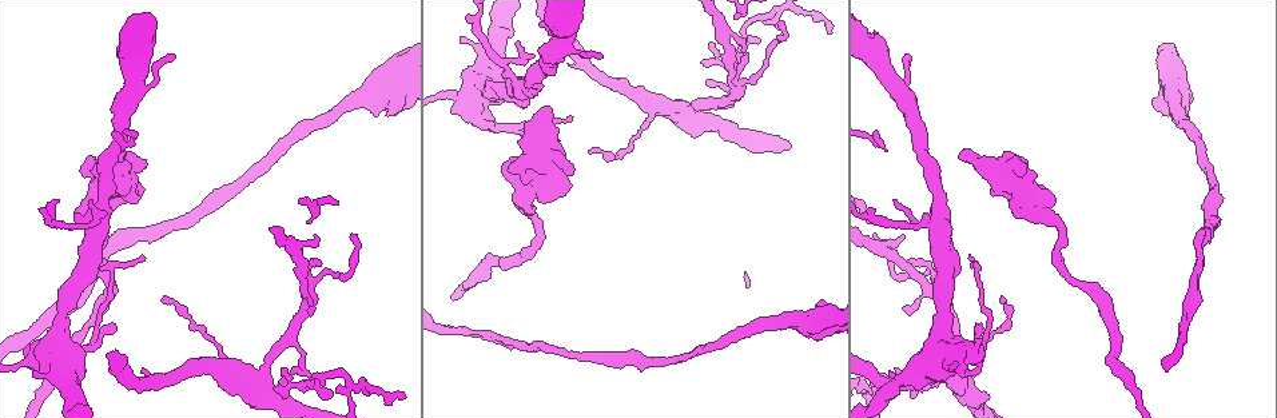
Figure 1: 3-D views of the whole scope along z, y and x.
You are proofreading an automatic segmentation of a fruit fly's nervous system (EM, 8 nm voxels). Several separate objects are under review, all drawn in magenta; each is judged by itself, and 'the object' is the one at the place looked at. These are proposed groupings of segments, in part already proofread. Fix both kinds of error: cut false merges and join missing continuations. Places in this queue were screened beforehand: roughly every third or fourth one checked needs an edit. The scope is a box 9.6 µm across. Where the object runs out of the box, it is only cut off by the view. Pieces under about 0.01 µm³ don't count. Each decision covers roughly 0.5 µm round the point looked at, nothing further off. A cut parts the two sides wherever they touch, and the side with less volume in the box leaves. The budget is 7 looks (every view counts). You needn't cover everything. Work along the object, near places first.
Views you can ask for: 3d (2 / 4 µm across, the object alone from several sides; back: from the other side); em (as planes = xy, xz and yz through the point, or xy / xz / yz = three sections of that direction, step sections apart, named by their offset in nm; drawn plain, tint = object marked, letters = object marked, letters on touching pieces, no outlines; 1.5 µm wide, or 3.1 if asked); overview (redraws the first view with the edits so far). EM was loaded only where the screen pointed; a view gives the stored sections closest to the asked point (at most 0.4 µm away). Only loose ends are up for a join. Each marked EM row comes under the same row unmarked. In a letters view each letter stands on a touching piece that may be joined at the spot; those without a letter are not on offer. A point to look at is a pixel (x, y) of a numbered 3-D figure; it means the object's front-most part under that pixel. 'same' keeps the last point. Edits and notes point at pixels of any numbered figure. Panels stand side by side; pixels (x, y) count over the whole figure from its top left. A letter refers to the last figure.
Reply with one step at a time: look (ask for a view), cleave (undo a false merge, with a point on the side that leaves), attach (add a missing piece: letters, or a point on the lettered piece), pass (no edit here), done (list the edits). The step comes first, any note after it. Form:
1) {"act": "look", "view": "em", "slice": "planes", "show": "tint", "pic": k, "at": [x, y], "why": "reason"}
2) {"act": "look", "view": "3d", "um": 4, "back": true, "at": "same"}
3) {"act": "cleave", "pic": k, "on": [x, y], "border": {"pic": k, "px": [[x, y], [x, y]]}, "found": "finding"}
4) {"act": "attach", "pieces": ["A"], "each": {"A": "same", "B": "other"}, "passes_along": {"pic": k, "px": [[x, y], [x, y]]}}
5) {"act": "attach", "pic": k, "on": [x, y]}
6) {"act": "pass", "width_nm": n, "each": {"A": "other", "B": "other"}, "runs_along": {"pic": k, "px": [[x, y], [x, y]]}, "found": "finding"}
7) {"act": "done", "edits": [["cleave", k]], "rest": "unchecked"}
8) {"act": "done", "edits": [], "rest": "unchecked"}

{"act": "look", "view": "em", "slice": "planes", "show": "letters", "pic": 1, "at": [891, 377]}

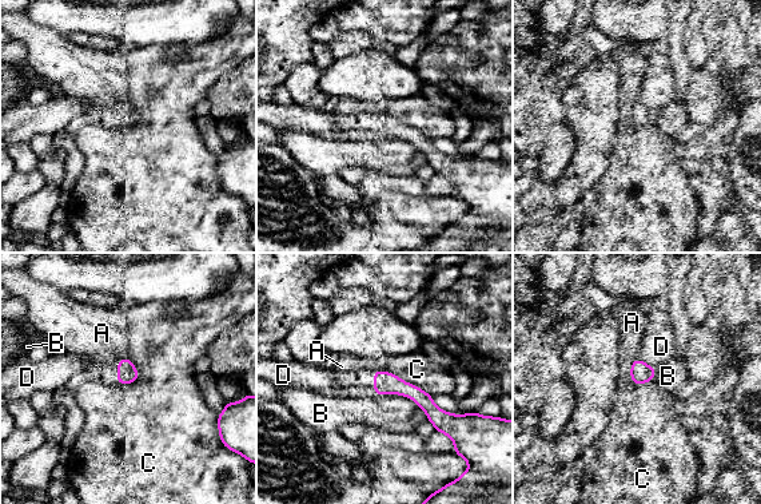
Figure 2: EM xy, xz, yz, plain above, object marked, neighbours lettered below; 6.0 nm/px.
{"act": "pass", "each": {"A": "other", "B": "other", "C": "other", "D": "other"}, "runs_along": {"pic": 2, "px": [[377, 373], [458, 420]]}, "found": "none of them fits"}

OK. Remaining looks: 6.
{"act": "look", "view": "3d", "um": 4, "pic": 1, "at": [143, 255], "why": "end of a long branch"}

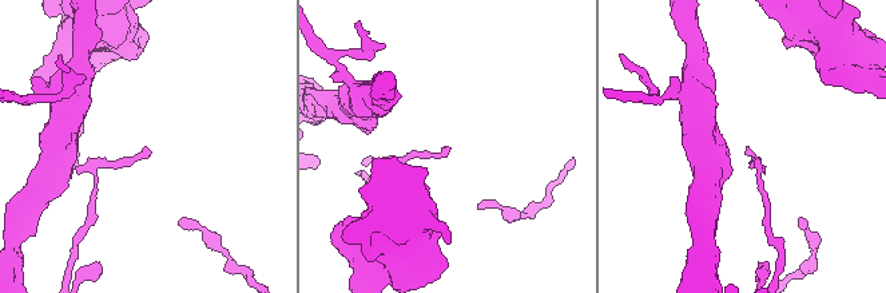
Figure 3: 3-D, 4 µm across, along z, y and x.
{"act": "look", "view": "em", "slice": "planes", "show": "letters", "pic": 3, "at": [447, 152], "why": "now the EM"}

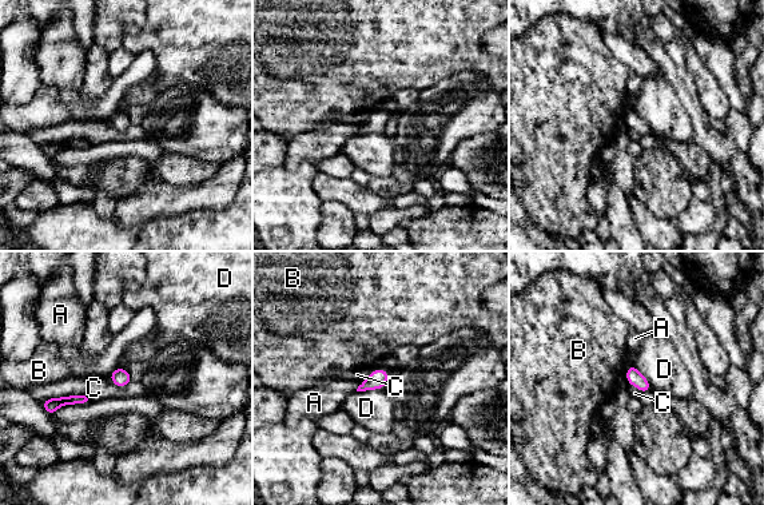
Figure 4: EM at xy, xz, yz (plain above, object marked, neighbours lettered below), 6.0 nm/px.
{"act": "pass", "each": {"A": "other", "B": "other", "C": "other", "D": "other"}, "border": {"pic": 4, "px": [[88, 398], [59, 396], [42, 402]]}, "found": "none of them fits"}

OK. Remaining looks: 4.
{"act": "look", "view": "3d", "um": 4, "pic": 1, "at": [83, 176]}

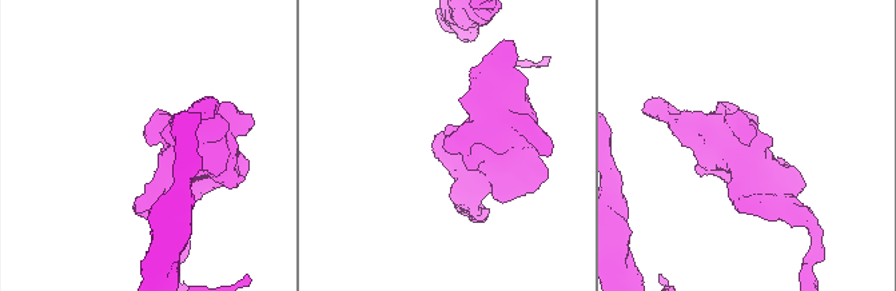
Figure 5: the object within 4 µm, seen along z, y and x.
{"act": "look", "view": "em", "slice": "planes", "show": "letters", "pic": 5, "at": [753, 137]}

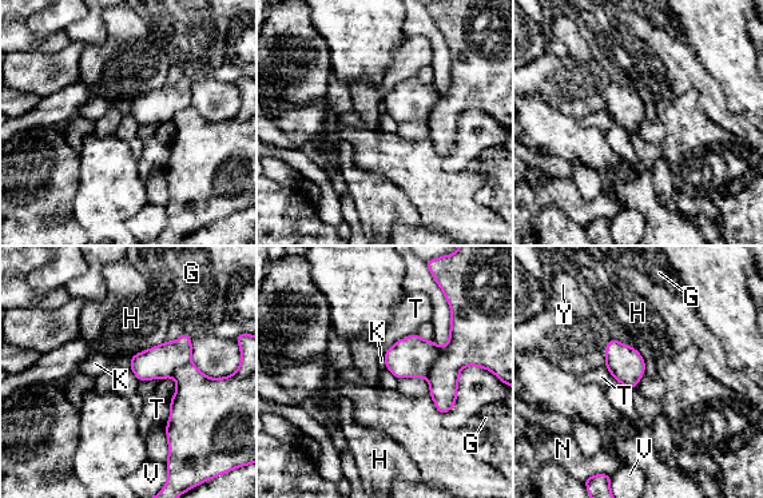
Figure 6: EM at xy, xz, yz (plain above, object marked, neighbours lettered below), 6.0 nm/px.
{"act": "pass", "width_nm": 220, "each": {"G": "other", "H": "other", "K": "other", "N": "other", "T": "other", "V": "other", "Y": "other"}, "found": "no lettered piece goes on from it"}

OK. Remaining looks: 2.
{"act": "done", "edits": [], "rest": "unchecked"}

